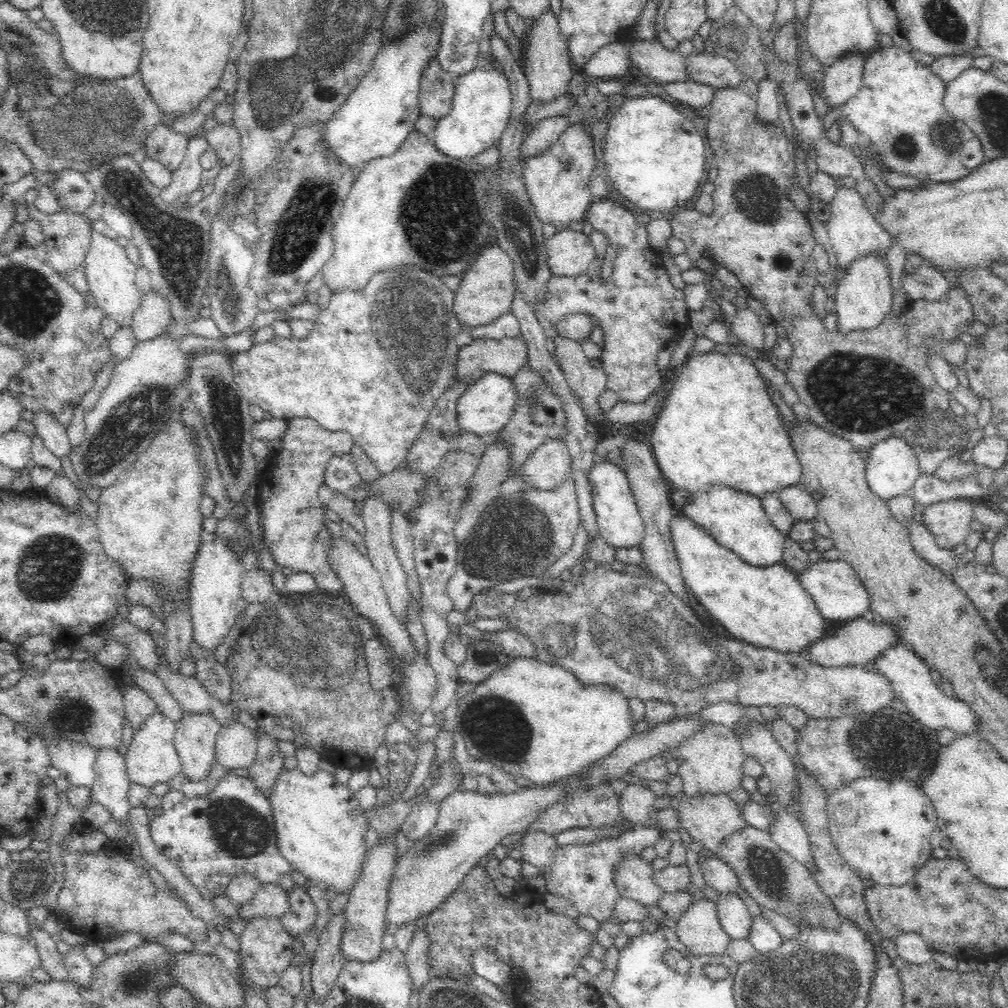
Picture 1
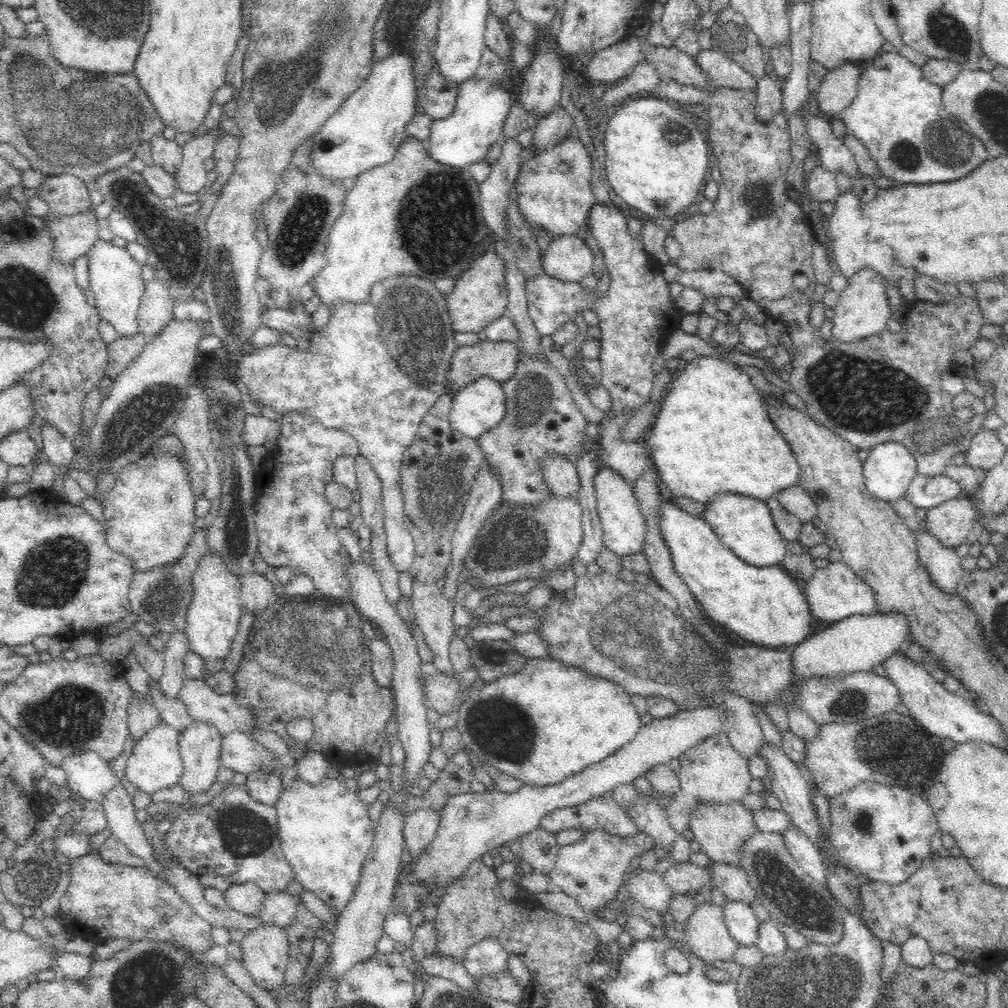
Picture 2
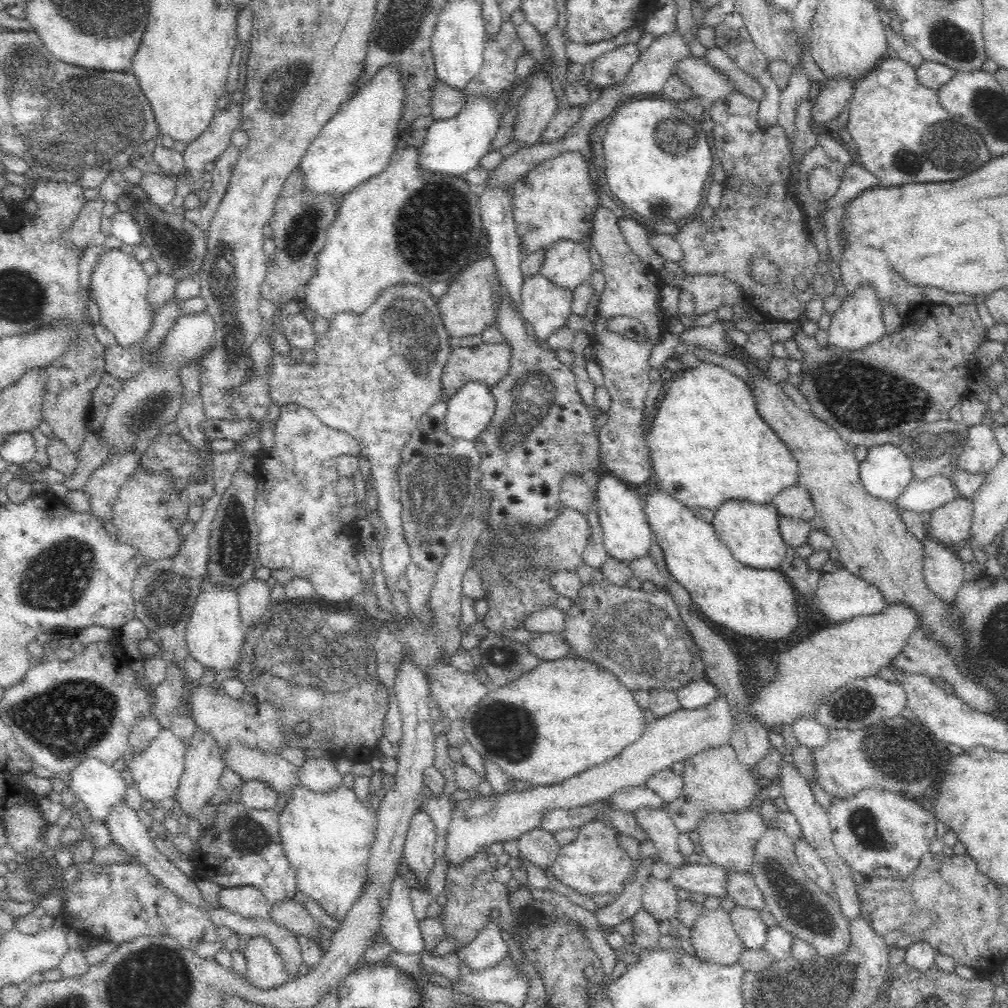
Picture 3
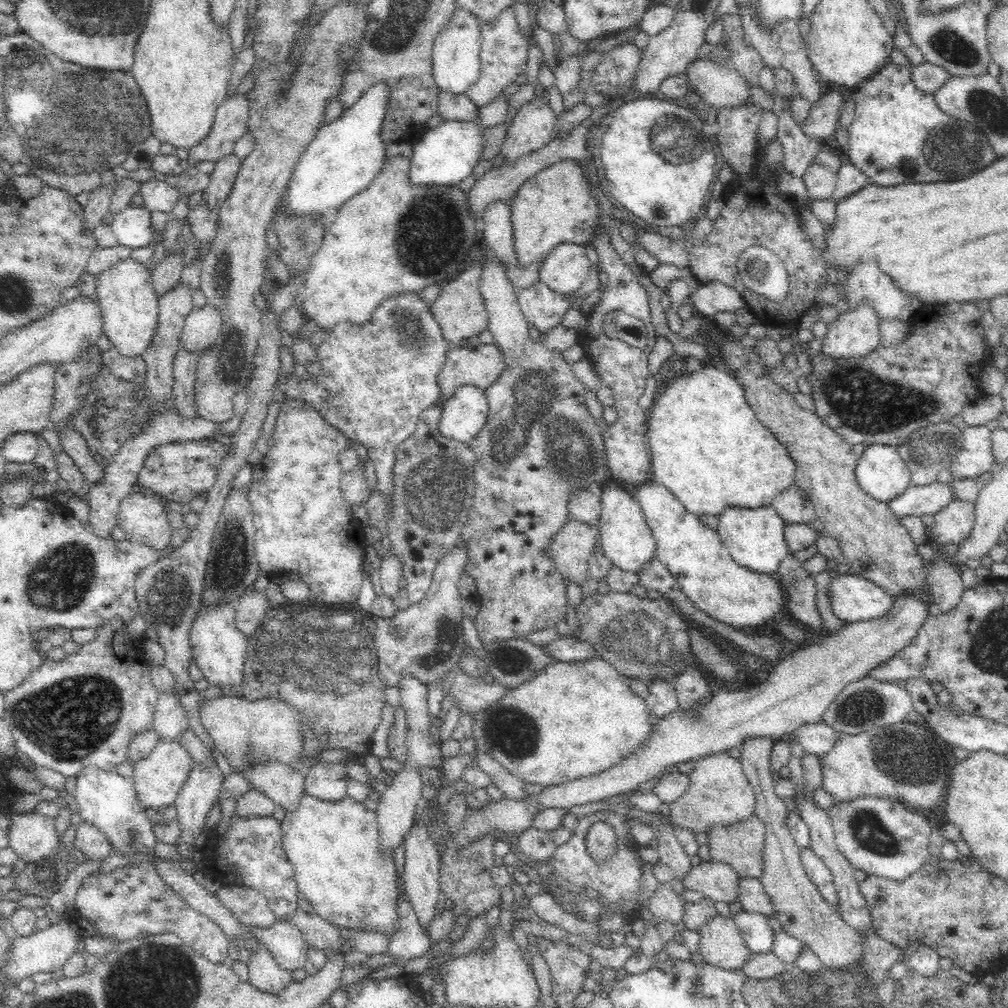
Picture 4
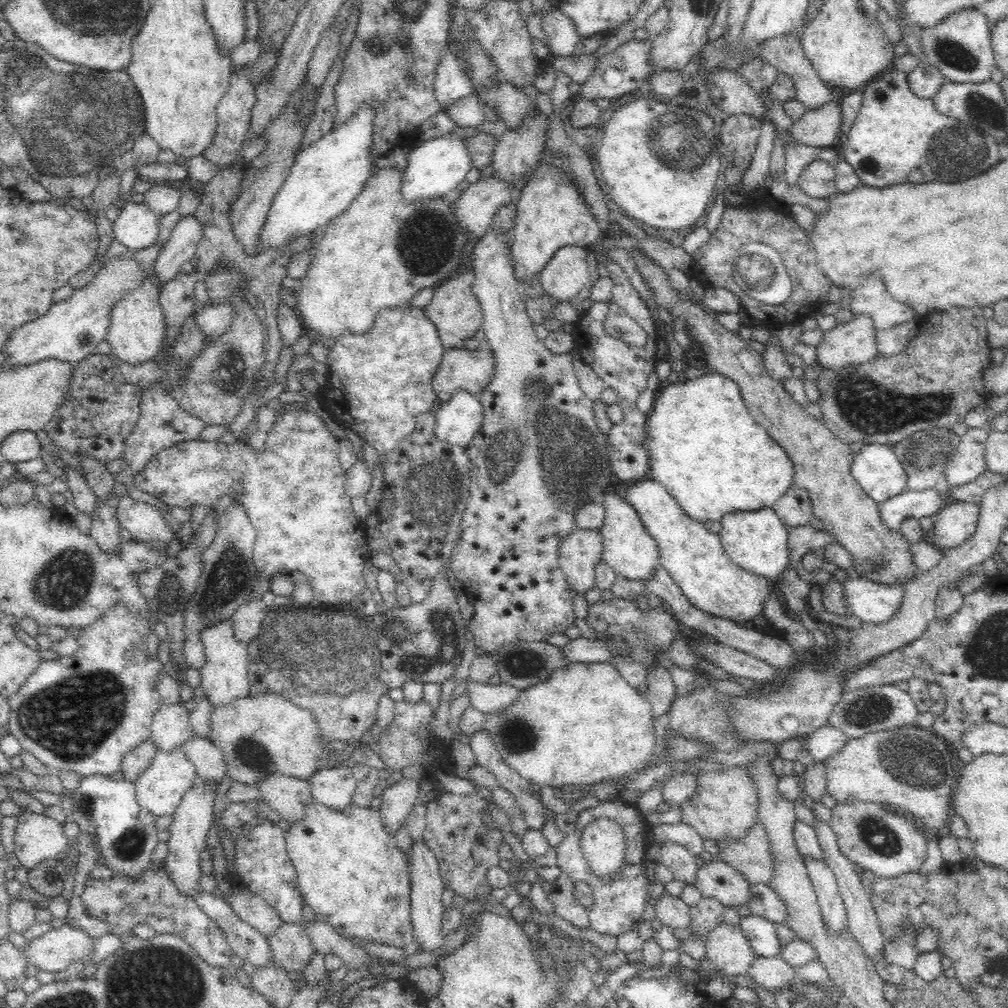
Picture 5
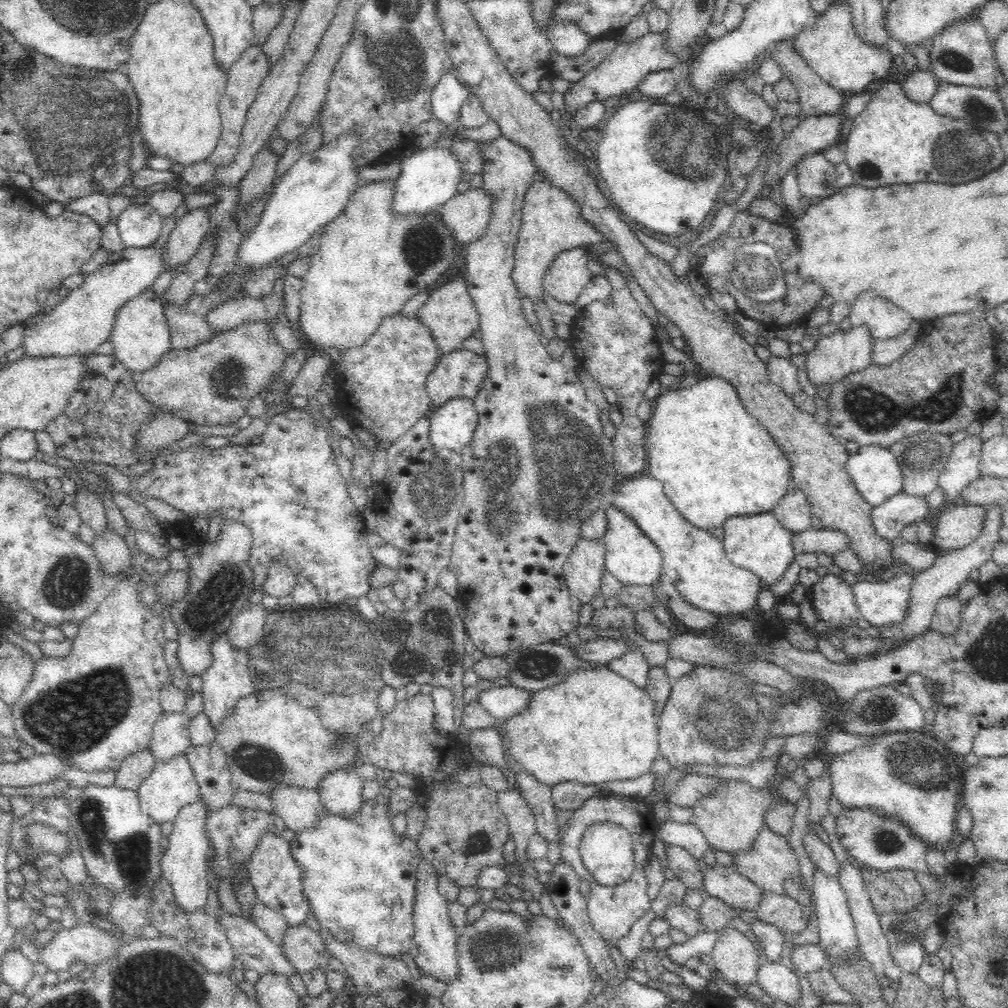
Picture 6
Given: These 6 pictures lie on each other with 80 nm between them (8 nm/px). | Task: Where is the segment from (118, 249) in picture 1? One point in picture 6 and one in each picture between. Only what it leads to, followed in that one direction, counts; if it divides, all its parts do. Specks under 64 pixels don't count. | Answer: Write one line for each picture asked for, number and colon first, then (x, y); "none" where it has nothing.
2: (115, 278)
3: (119, 285)
4: (125, 293)
5: (137, 328)
6: (140, 336)

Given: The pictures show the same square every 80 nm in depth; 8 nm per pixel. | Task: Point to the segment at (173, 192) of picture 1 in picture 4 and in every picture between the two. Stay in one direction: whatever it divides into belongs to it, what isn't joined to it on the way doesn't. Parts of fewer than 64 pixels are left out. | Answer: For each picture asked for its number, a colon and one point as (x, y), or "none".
2: (190, 177)
3: (215, 139)
4: (231, 117)

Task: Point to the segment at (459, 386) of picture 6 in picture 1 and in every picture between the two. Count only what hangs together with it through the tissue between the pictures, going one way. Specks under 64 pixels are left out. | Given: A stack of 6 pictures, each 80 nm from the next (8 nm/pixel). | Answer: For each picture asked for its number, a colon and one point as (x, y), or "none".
1: (506, 356)
2: (497, 360)
3: (488, 363)
4: (480, 365)
5: (461, 369)

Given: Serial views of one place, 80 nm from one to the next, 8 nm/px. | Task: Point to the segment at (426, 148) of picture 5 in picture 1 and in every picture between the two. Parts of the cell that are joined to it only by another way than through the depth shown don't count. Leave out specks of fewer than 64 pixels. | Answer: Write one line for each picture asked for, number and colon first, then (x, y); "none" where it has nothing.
1: (482, 103)
2: (459, 140)
3: (453, 146)
4: (445, 155)

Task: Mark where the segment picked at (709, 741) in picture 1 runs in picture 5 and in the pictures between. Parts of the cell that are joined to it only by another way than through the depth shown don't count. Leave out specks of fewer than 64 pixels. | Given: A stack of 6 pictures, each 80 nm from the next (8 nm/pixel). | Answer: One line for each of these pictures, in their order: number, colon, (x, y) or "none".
2: (713, 771)
3: (715, 780)
4: (720, 793)
5: (725, 804)

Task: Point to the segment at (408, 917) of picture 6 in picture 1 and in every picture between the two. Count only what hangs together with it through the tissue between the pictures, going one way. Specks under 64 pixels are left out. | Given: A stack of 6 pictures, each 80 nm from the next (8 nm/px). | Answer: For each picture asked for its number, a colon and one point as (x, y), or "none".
1: (320, 827)
2: (325, 831)
3: (327, 836)
4: (333, 846)
5: (351, 872)

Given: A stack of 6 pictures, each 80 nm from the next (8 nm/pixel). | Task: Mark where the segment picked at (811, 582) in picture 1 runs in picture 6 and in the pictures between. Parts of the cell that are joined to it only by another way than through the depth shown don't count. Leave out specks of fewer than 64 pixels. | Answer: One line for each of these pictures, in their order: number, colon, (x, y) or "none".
2: (834, 592)
3: (840, 595)
4: (852, 598)
5: (872, 602)
6: (882, 603)

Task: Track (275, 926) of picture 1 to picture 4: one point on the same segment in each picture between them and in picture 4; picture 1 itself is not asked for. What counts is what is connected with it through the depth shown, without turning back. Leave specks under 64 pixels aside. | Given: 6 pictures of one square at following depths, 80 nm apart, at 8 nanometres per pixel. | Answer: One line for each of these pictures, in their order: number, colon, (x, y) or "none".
2: (266, 950)
3: (265, 970)
4: (265, 974)

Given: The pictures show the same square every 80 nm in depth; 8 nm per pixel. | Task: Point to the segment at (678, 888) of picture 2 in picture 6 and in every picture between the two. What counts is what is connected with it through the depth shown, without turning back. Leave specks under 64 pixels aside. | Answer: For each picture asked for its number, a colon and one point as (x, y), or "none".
3: (704, 877)
4: (717, 881)
5: (717, 879)
6: (724, 882)

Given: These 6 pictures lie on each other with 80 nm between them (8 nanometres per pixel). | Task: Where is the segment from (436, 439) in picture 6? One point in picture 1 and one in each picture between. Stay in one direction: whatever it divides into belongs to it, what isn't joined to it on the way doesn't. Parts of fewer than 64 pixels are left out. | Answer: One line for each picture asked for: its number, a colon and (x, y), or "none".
1: (486, 406)
2: (476, 408)
3: (469, 410)
4: (463, 415)
5: (457, 420)

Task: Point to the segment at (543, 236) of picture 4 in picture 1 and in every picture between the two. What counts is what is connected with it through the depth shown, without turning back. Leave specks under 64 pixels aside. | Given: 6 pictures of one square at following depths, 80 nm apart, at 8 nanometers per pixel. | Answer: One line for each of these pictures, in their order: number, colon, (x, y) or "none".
1: (557, 180)
2: (554, 193)
3: (555, 201)

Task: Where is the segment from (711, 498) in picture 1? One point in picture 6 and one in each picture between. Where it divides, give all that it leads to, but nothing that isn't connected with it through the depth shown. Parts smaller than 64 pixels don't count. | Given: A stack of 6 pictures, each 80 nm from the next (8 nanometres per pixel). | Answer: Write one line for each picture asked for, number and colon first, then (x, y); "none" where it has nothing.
2: (745, 525)
3: (751, 531)
4: (755, 538)
5: (757, 541)
6: (759, 543)

